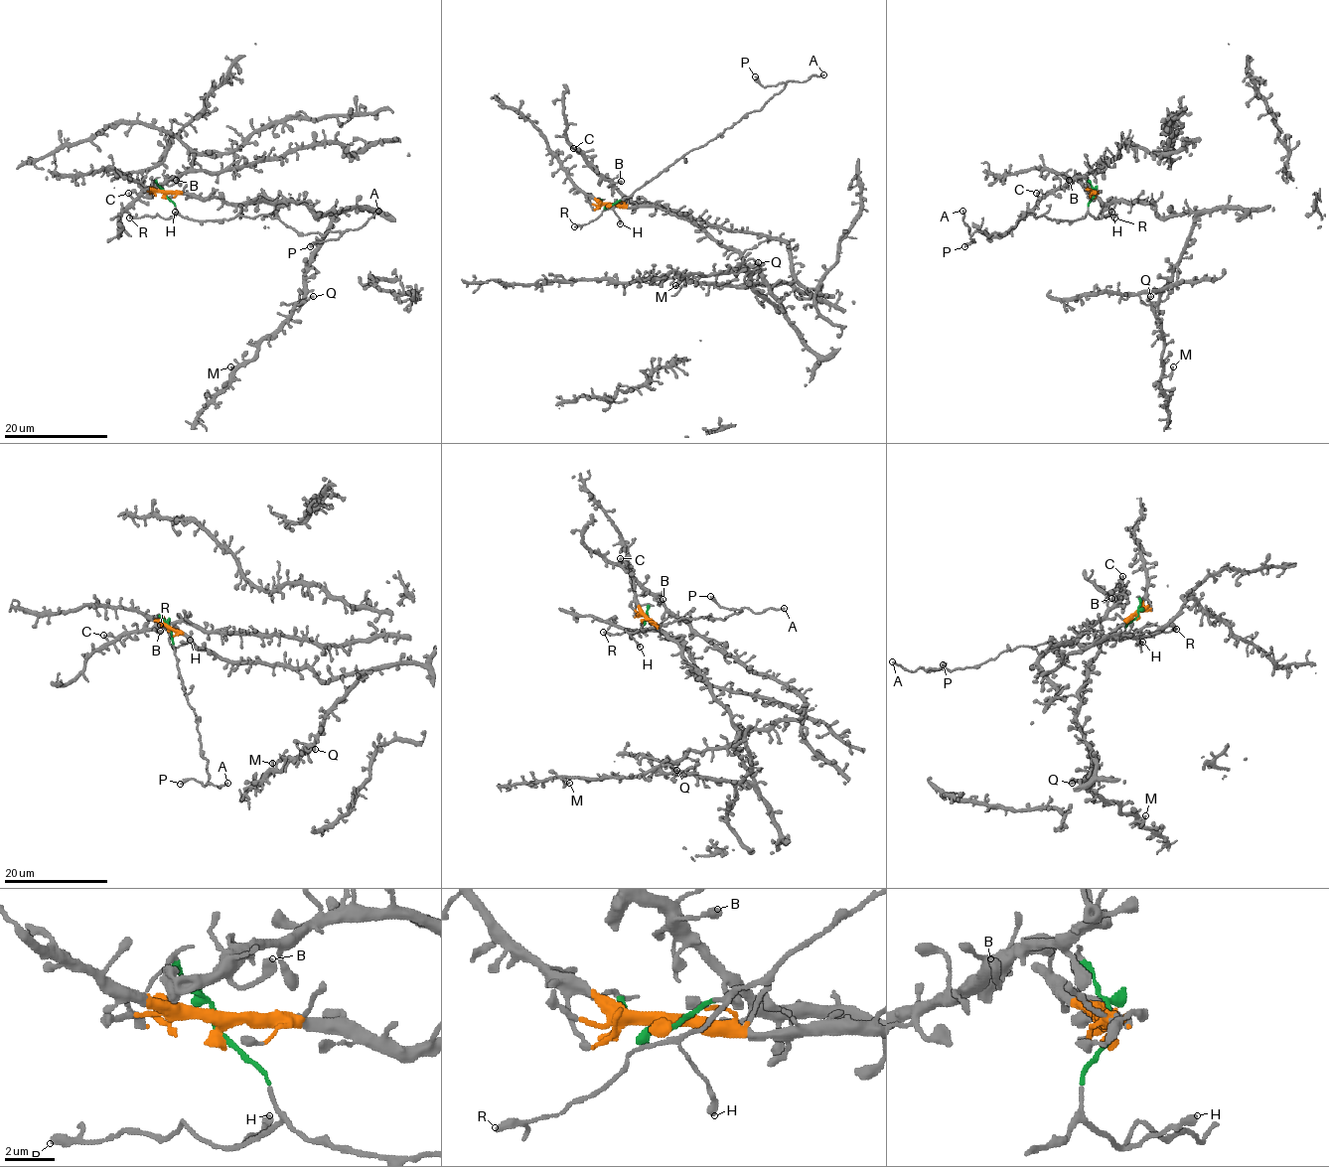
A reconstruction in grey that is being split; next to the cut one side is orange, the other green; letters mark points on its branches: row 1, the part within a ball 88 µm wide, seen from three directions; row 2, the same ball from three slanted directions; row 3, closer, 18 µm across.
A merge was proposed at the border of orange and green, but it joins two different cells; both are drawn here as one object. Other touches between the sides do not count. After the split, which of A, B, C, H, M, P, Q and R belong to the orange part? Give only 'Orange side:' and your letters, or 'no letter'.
Orange side: B, C, M, Q

